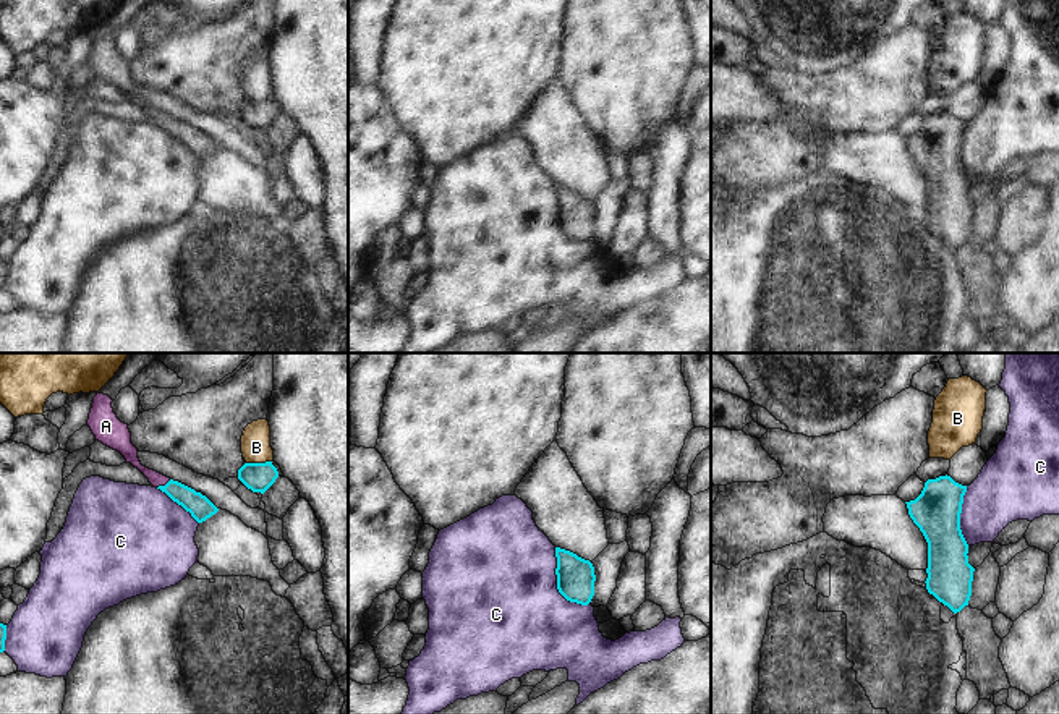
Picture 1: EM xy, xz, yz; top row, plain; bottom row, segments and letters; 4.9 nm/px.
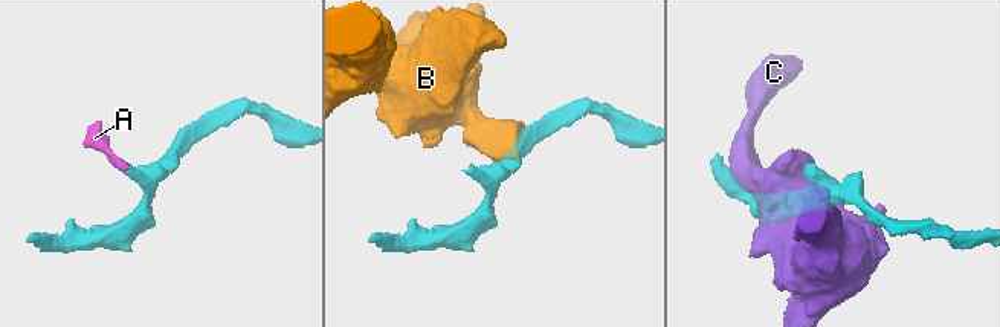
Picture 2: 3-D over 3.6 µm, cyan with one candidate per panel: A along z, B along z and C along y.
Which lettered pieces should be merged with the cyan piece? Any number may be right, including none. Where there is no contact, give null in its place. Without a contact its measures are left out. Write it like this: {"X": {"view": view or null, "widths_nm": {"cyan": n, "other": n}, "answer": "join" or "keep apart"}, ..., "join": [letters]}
{"A": {"view": "xy", "widths_nm": {"cyan": 120, "other": 80}, "answer": "join"}, "B": {"view": "xy", "widths_nm": {"cyan": 140, "other": 140}, "answer": "keep apart"}, "C": {"view": "xz", "widths_nm": {"cyan": 190, "other": 500}, "answer": "keep apart"}, "join": ["A"]}

